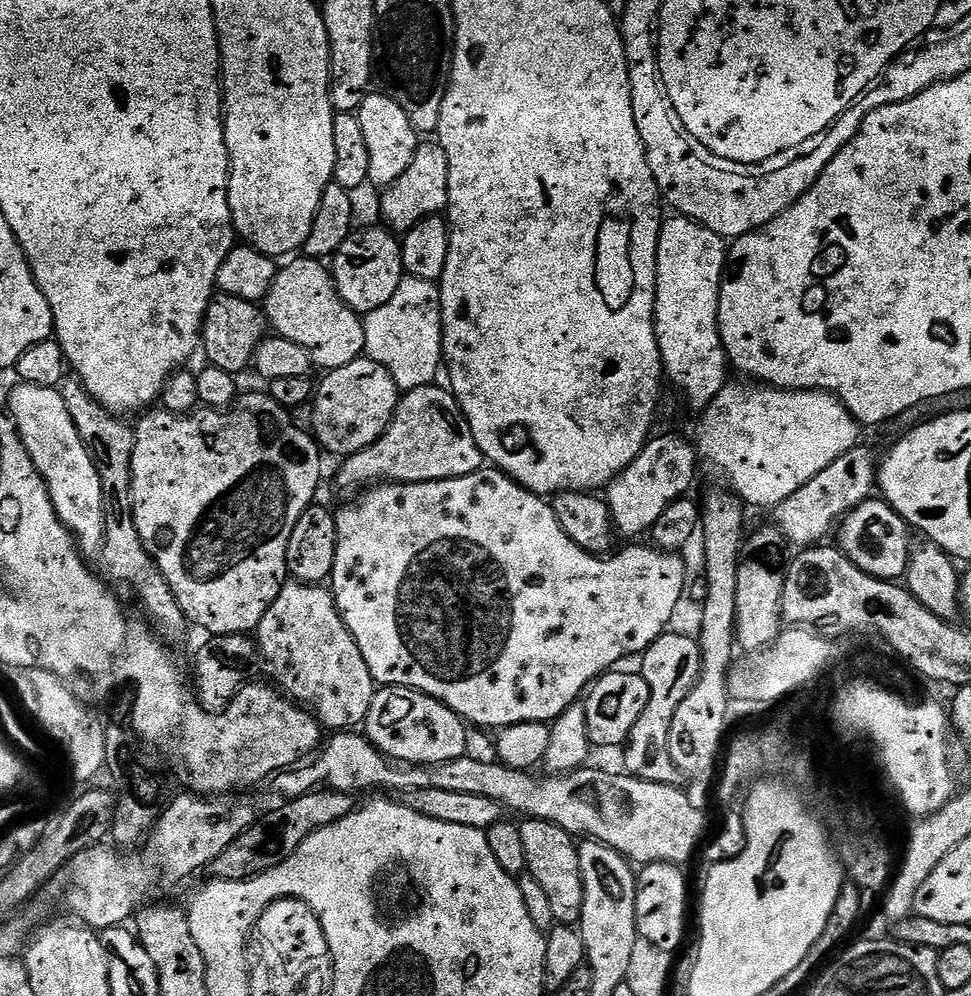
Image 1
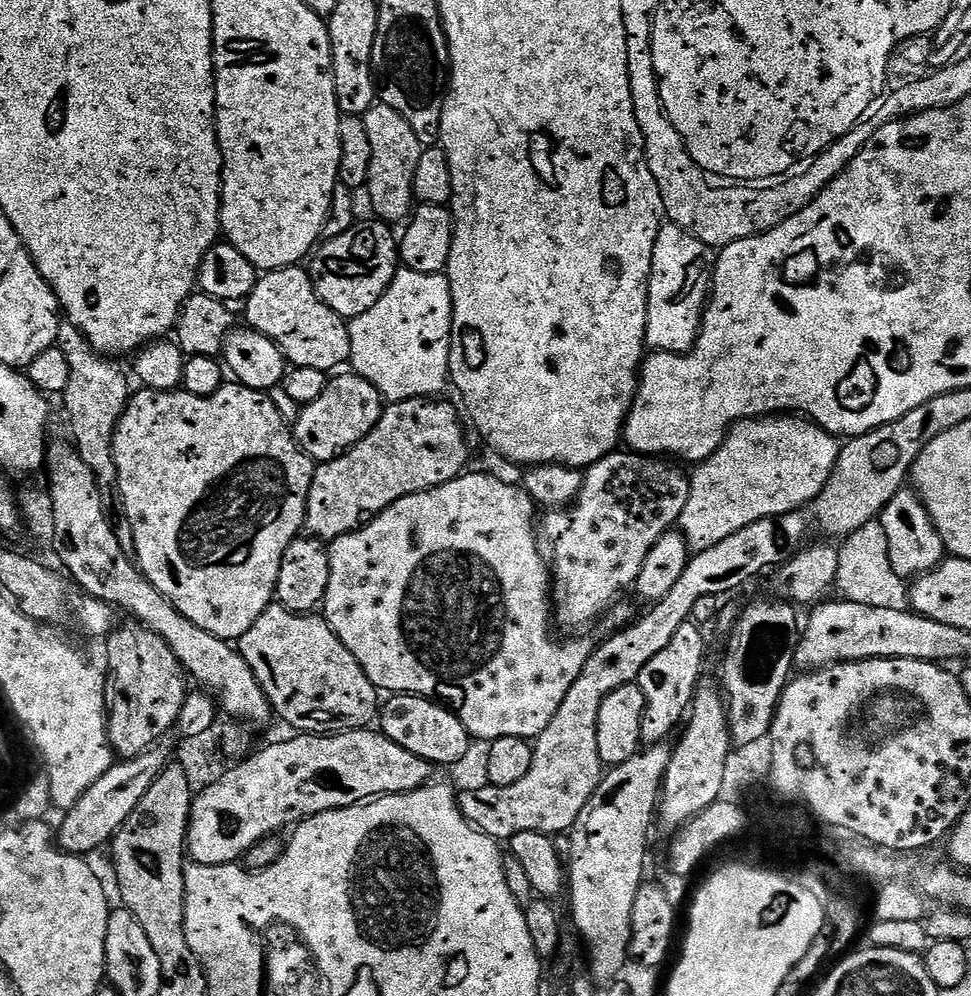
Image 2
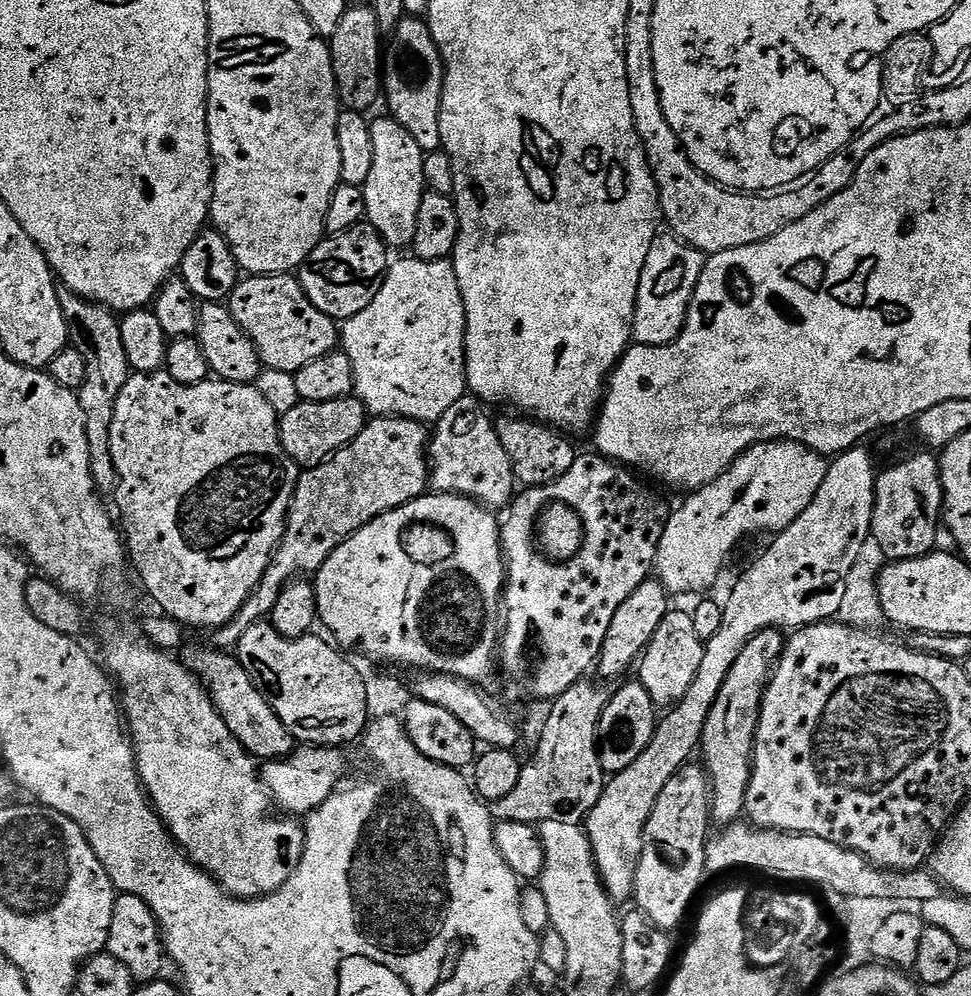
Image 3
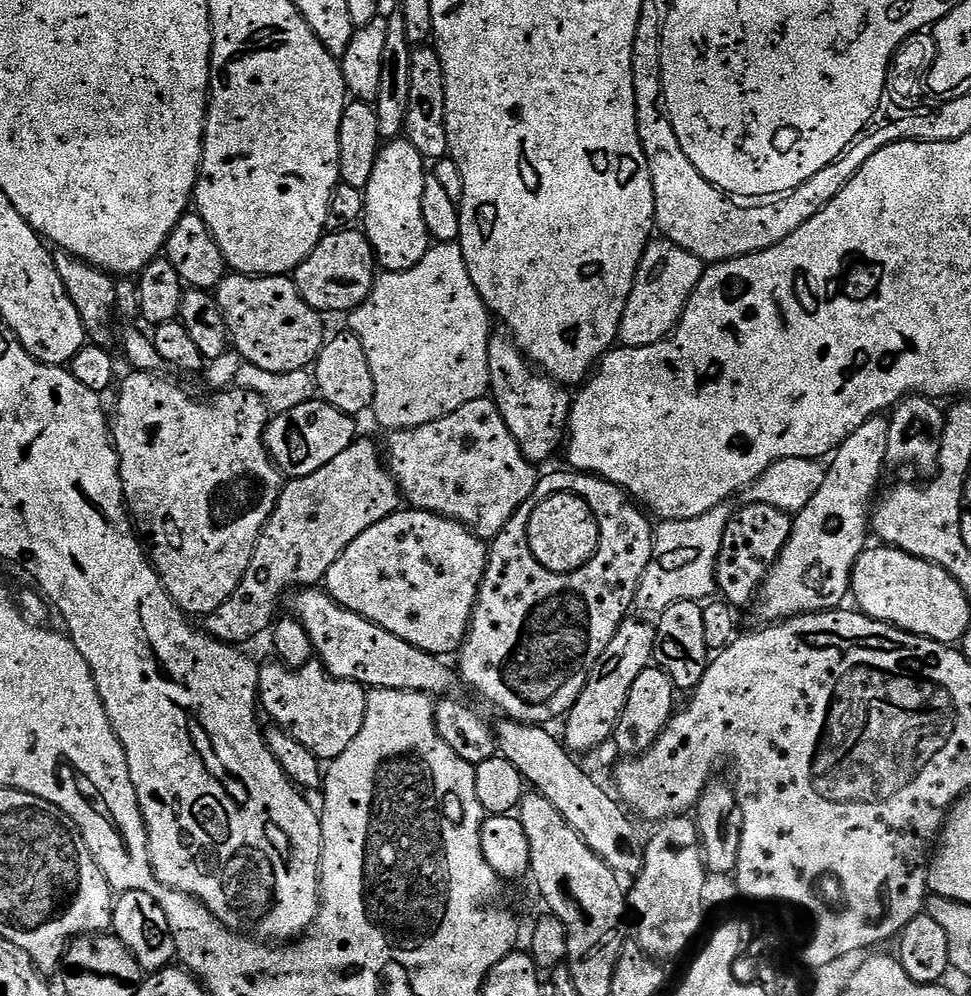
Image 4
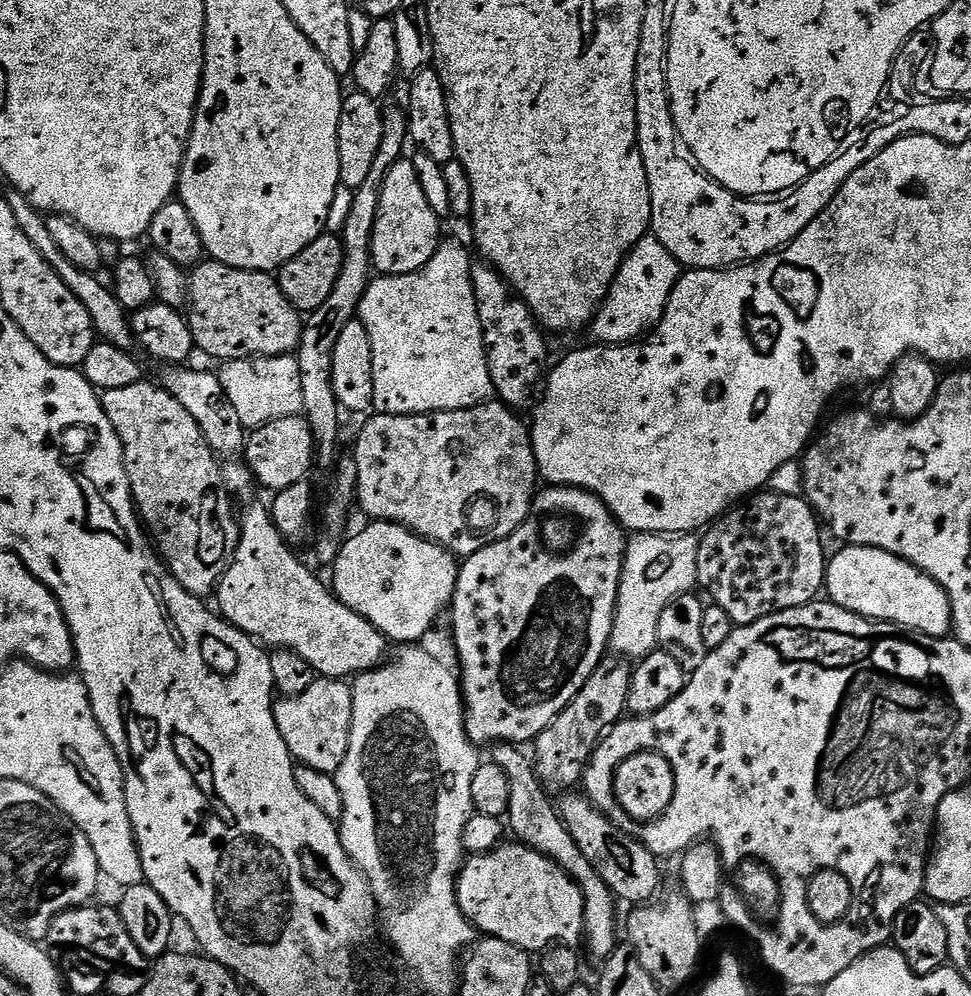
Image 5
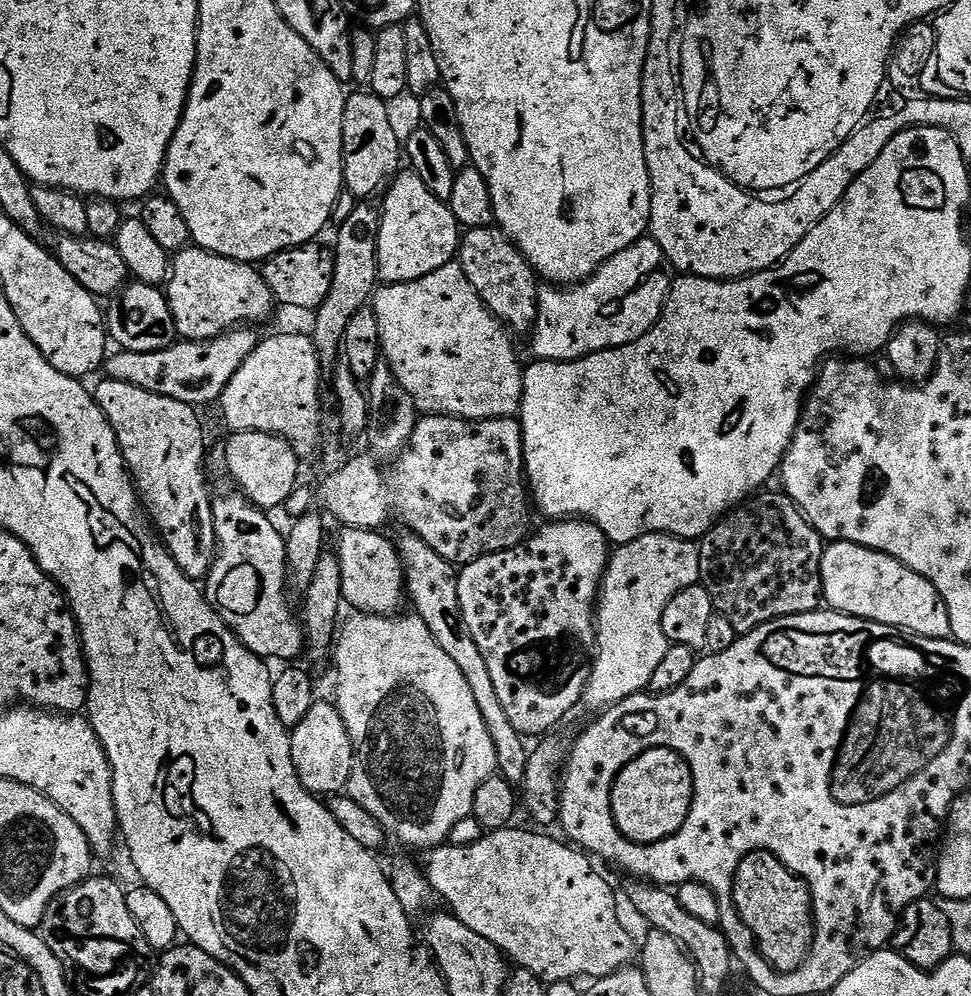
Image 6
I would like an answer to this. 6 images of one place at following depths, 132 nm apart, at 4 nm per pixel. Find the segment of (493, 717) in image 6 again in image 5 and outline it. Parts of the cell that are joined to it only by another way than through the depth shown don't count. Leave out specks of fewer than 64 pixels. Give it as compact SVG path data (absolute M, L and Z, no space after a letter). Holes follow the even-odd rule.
M499 742L491 745L491 763L502 766L506 770L506 778L510 778L510 806L506 817L507 827L510 829L517 841L540 852L548 859L553 860L566 875L571 876L582 890L584 899L584 940L588 944L588 952L597 962L603 962L616 951L616 907L618 901L611 890L602 882L602 878L586 862L586 854L578 850L578 842L570 838L570 830L560 821L560 813L554 807L554 800L546 791L540 779L536 776L533 761L524 753L523 747L514 744L501 744Z

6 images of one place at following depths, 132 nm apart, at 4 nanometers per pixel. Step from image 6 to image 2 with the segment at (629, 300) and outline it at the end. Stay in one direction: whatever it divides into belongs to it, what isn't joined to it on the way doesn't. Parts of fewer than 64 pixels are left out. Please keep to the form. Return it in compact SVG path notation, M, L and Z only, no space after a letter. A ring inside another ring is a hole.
M665 222L654 246L648 283L646 344L657 352L689 352L695 348L700 322L710 295L714 252L677 224Z

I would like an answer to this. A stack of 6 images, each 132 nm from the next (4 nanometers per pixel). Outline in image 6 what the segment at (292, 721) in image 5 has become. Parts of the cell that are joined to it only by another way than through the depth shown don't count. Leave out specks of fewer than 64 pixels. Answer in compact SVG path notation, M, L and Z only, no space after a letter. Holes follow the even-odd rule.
M313 703L312 709L290 732L290 754L294 762L294 770L298 774L298 782L305 790L317 798L331 798L343 793L348 786L348 775L352 765L352 743L348 740L348 731L340 718L335 703Z

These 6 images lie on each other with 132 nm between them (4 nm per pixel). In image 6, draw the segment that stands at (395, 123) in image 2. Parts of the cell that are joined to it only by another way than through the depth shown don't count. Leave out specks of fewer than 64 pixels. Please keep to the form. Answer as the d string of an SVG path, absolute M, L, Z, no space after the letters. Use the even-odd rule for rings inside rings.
M410 170L397 171L383 196L384 205L378 208L380 229L376 239L376 275L384 284L414 282L457 259L462 229L451 208L426 190L418 174Z

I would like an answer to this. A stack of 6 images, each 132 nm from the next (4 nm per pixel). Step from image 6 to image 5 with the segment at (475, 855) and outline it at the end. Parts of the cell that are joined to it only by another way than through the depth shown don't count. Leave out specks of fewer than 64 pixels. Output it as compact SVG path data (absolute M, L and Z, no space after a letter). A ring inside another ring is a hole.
M519 842L508 843L501 843L500 847L496 848L493 852L483 852L481 856L468 856L463 861L460 875L456 878L456 901L462 910L462 914L472 924L473 928L476 929L477 933L493 940L510 942L510 946L518 946L522 951L529 954L543 954L553 946L575 949L577 947L576 943L581 943L584 940L584 899L582 898L582 890L571 876L566 875L553 860L548 859L542 853L535 852L533 848L528 847L526 844Z

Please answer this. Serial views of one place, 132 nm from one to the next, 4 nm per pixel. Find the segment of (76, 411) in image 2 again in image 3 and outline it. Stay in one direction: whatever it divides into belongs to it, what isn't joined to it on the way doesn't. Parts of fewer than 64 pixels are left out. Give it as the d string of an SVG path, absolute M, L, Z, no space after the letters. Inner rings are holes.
M76 294L69 295L63 301L64 316L68 320L68 338L71 347L86 358L86 382L78 389L82 410L86 414L87 441L90 442L90 462L92 477L97 485L109 486L117 483L116 467L110 454L110 422L114 422L114 406L122 386L126 386L130 367L122 342L121 321L113 309L81 298Z

